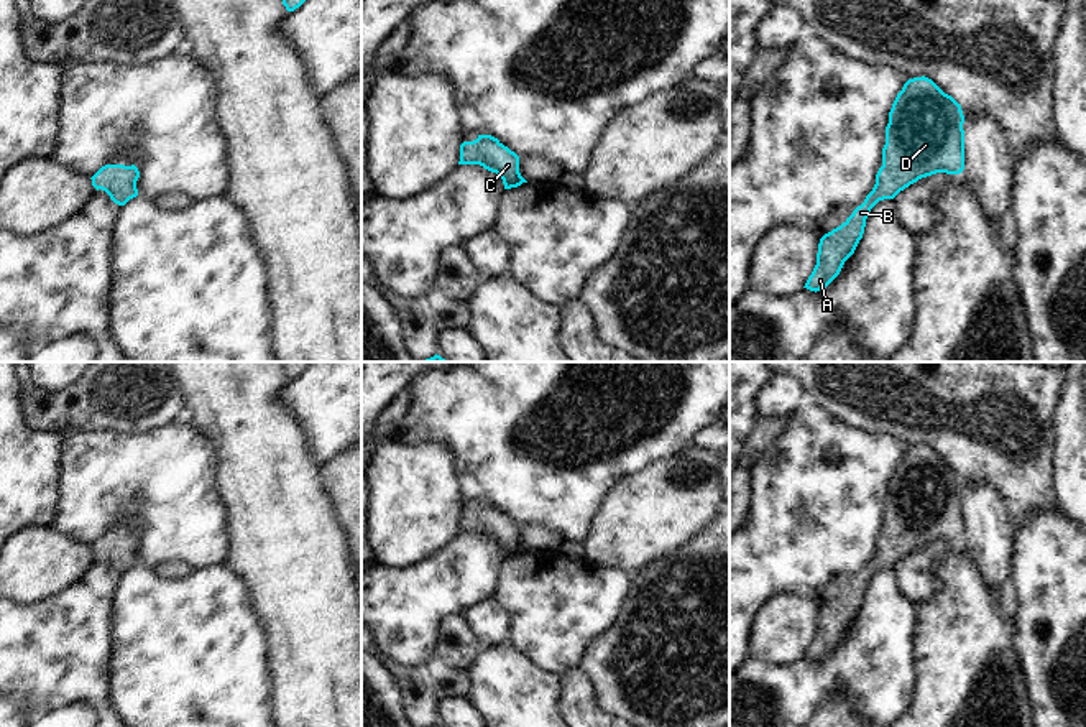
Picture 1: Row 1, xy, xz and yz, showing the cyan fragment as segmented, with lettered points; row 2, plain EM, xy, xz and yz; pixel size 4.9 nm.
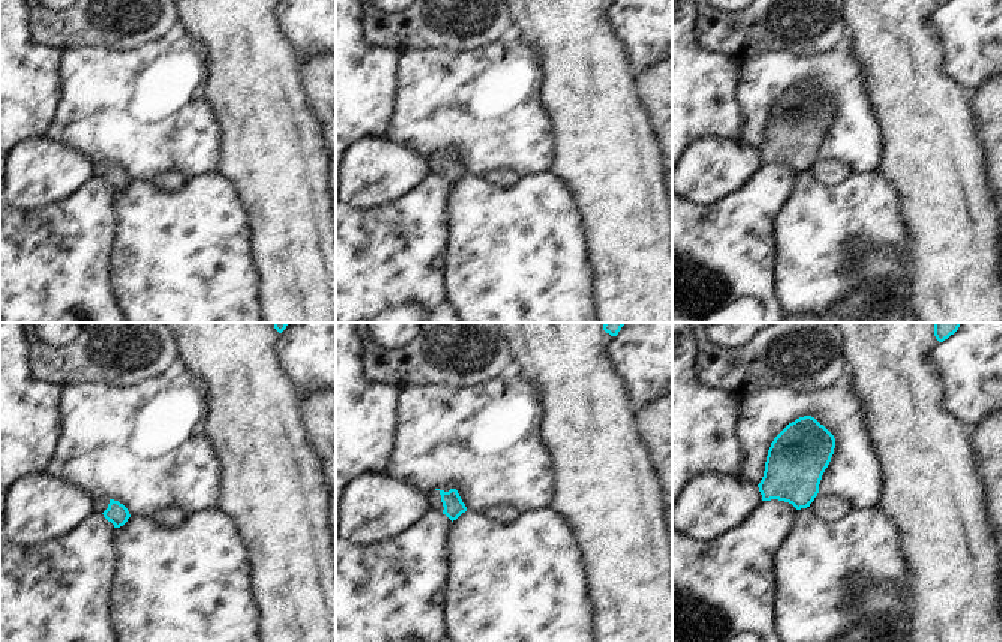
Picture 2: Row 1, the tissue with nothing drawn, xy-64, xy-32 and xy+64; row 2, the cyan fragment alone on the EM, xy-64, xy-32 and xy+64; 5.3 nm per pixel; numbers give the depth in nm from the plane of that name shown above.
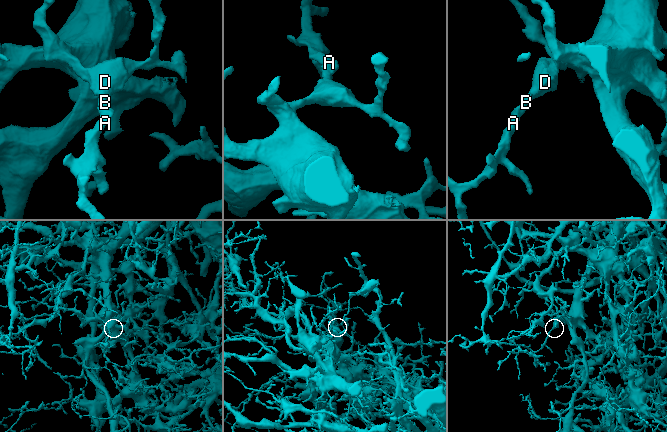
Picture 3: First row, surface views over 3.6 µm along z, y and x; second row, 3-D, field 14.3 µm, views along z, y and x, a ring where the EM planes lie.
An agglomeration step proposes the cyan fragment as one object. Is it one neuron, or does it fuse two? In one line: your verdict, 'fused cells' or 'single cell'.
single cell

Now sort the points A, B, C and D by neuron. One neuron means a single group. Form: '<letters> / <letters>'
A B C D

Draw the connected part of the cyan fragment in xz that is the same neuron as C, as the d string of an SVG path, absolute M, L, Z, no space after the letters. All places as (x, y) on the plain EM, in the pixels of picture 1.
M478 503L473 510L463 510L458 533L480 533L496 541L504 558L527 551L519 541L519 525L491 503Z

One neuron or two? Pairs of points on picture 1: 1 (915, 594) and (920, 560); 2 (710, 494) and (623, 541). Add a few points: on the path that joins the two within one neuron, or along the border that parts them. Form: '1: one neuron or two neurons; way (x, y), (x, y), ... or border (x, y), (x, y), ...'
1: one neuron; way (915, 586), (917, 568)
2: one neuron; way (689, 494), (681, 494), (644, 520)

